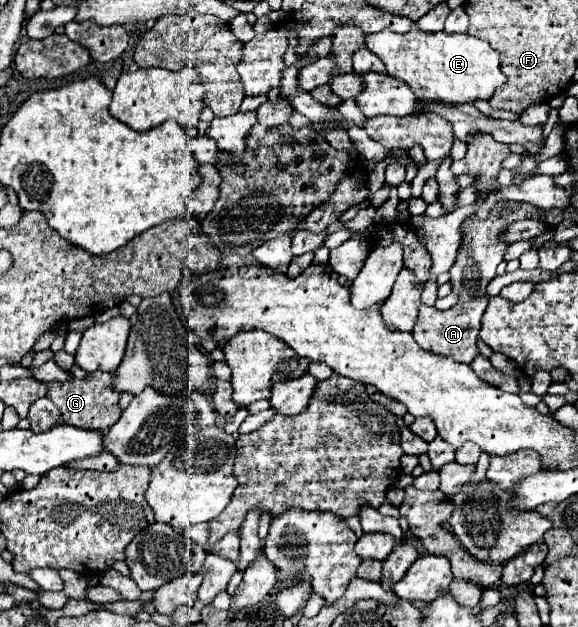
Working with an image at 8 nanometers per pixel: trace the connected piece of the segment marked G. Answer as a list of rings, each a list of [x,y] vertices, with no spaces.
[[[104,371],[92,373],[90,379],[72,377],[66,383],[56,383],[56,381],[48,383],[46,397],[38,399],[28,411],[28,421],[32,425],[32,431],[40,433],[40,431],[52,429],[54,425],[74,425],[80,429],[104,433],[106,429],[110,429],[110,425],[114,425],[114,421],[122,413],[122,409],[118,407],[120,393],[112,389],[112,383],[114,383],[114,375]]]

